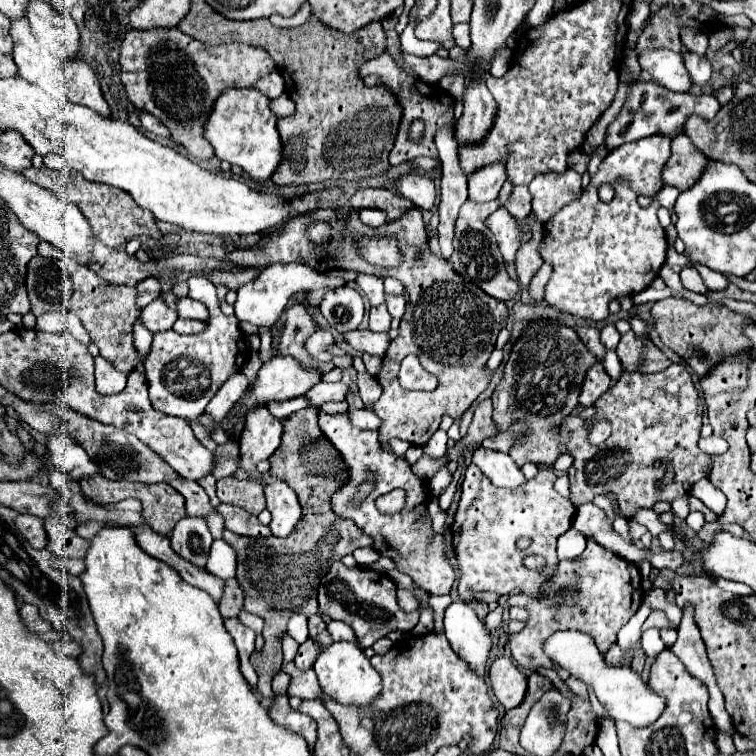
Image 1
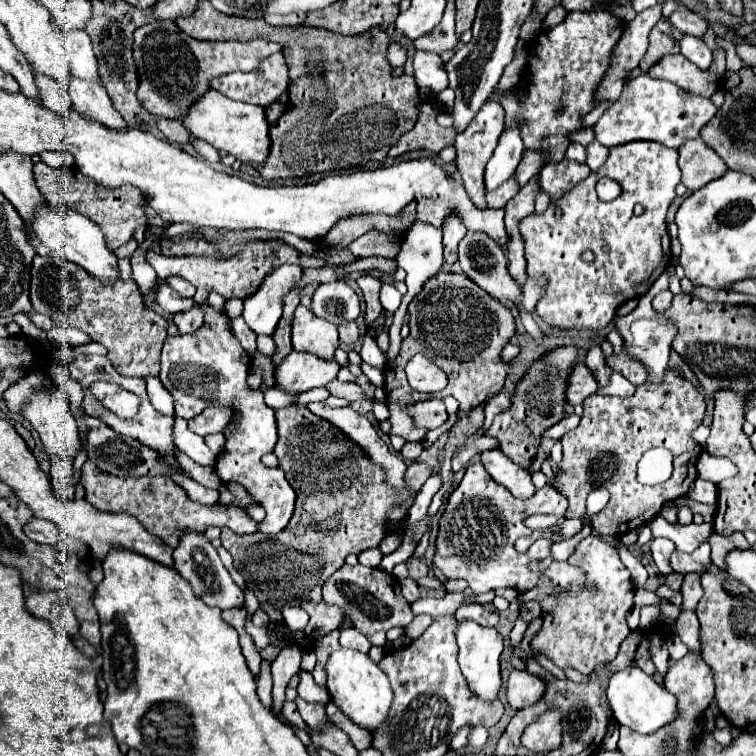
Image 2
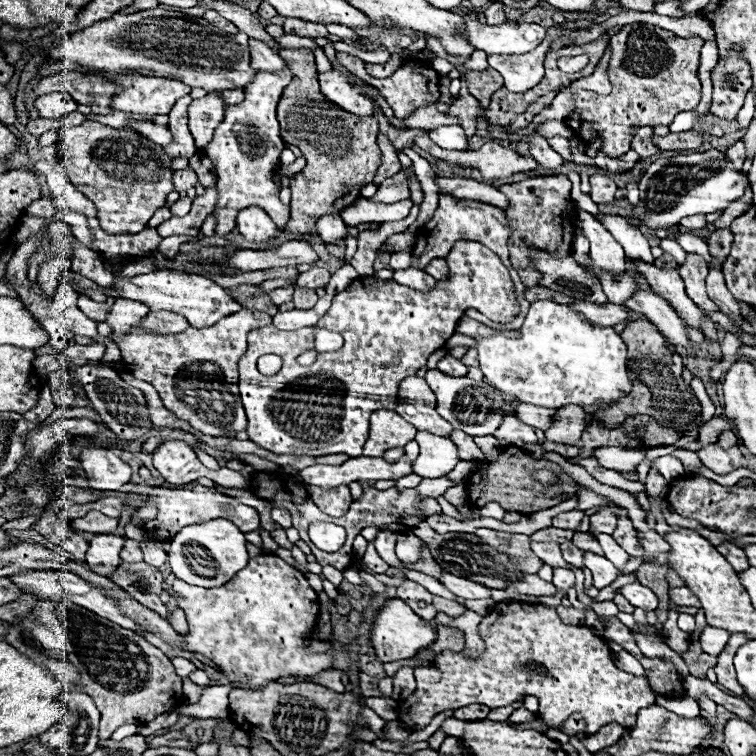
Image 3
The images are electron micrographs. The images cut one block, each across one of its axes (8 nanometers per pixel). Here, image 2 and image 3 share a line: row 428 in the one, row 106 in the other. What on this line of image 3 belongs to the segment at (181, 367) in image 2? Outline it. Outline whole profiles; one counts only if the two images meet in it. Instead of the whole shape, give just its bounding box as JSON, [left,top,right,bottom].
[204,64,292,236]

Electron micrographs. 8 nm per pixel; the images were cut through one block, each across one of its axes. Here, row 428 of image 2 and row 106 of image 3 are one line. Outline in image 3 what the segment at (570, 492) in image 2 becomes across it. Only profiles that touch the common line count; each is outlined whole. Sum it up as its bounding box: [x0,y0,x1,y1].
[566,24,702,158]

